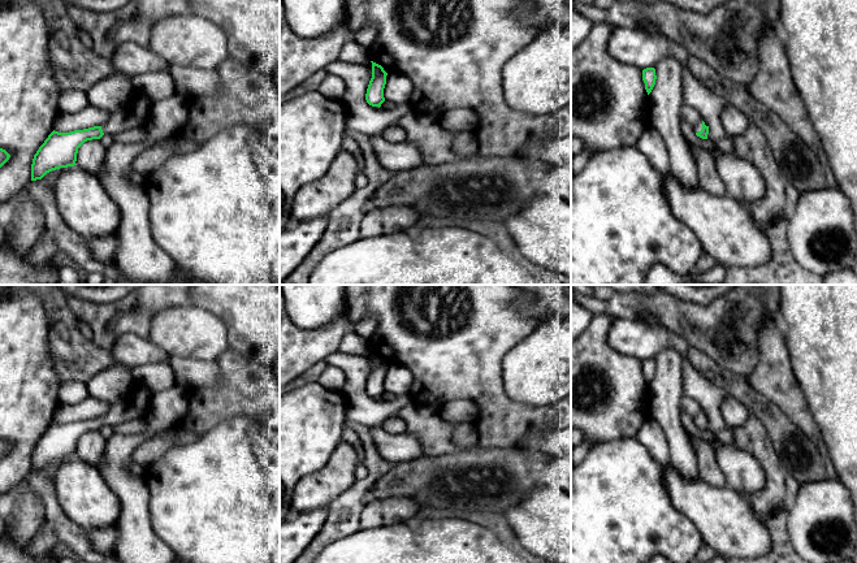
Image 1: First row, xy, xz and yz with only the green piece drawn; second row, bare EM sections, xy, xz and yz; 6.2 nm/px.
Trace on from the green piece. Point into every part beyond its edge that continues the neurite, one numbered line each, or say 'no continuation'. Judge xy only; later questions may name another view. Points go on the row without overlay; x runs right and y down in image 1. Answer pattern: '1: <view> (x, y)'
1: xy (120, 412)

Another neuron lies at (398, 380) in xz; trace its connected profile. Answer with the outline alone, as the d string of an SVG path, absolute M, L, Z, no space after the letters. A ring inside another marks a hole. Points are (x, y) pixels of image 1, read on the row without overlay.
M389 364L384 380L384 389L394 395L410 395L412 373L407 367Z

